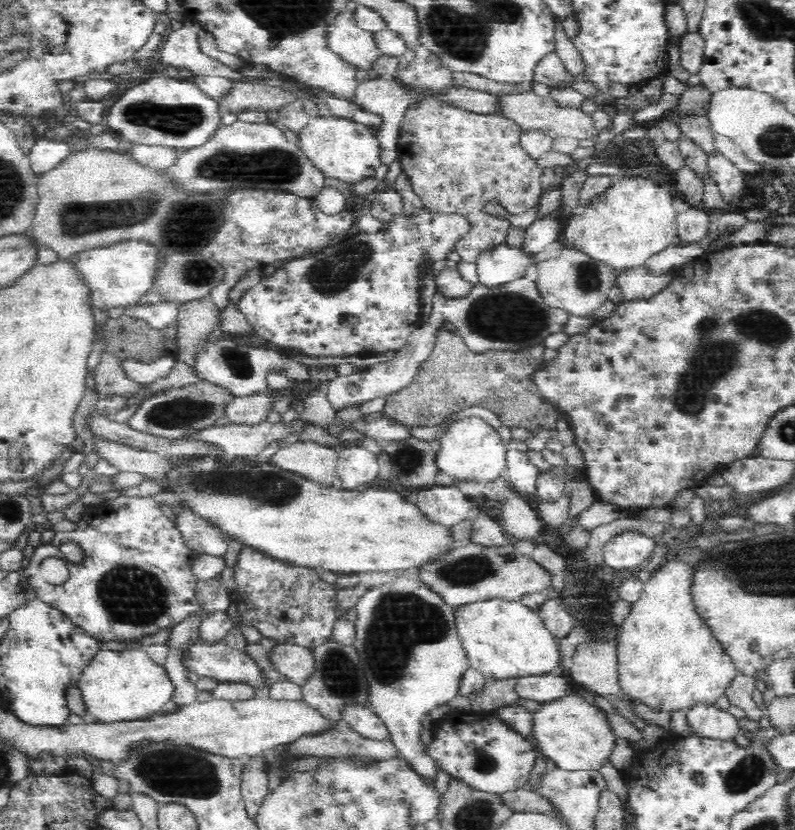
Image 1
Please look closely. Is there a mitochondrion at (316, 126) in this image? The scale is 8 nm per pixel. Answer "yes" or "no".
no

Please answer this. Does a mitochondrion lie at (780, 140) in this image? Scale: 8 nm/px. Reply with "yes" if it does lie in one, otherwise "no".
yes

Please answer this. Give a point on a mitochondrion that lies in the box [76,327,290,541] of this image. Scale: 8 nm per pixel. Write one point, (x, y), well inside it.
(182, 411)

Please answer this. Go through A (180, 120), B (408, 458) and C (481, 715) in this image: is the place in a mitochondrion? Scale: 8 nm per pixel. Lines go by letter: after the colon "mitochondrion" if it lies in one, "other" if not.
A: mitochondrion
B: mitochondrion
C: other

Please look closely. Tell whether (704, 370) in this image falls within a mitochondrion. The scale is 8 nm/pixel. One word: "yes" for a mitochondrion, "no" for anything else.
yes

